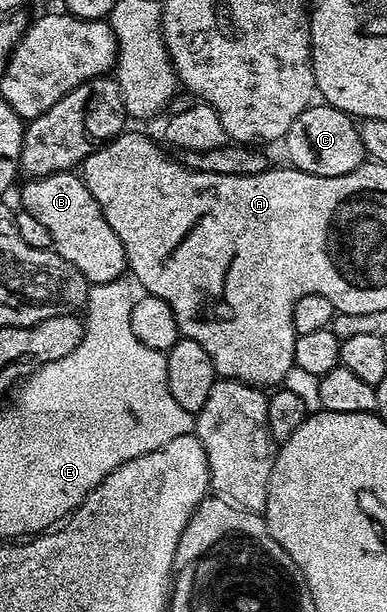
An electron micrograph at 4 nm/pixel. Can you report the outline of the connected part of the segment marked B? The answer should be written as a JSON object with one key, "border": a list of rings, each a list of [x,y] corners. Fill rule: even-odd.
{"border":[[[78,172],[54,173],[24,182],[19,193],[22,212],[36,217],[49,231],[54,252],[73,263],[73,267],[77,267],[91,285],[117,281],[124,276],[127,269],[125,247],[121,247],[121,239],[117,239],[113,227],[105,223],[105,215],[101,215],[97,199],[89,195],[89,187],[85,187]]]}

